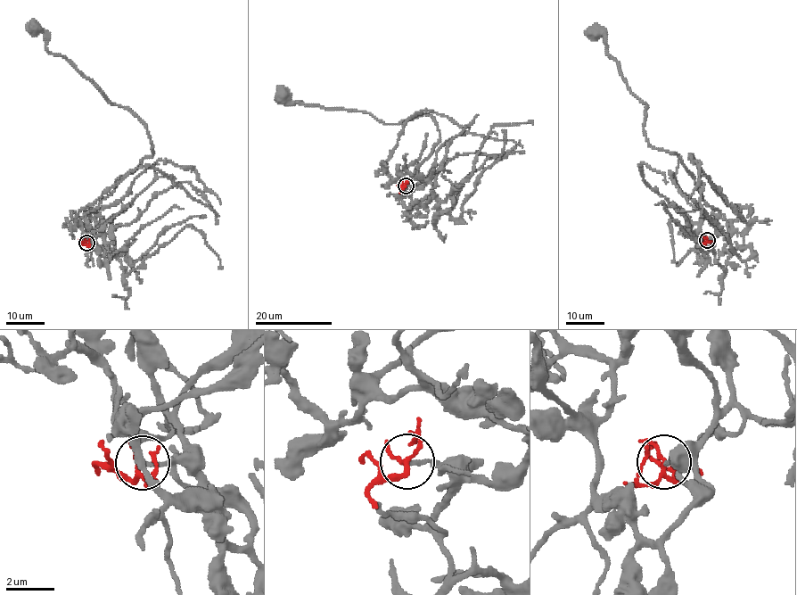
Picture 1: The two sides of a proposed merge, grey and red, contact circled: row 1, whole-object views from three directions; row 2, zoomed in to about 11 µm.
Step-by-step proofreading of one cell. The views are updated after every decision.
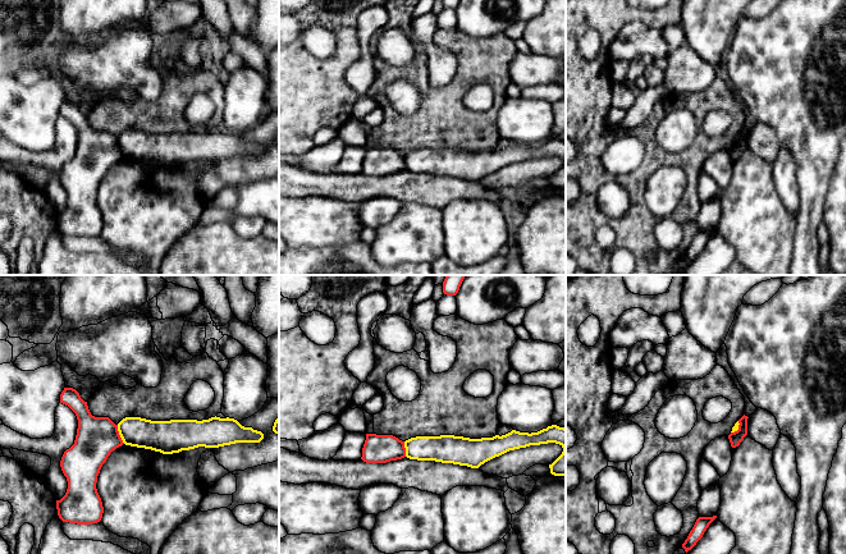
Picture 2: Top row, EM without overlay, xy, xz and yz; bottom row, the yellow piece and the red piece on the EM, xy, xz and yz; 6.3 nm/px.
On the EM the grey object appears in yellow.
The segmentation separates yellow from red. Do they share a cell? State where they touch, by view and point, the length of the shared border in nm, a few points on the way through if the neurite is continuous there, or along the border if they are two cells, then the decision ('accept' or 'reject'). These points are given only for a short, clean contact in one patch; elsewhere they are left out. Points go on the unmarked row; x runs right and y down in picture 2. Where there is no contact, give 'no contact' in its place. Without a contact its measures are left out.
meets yellow in xy at (119, 147); contact 130 nm long; border along xy (117, 138), (118, 147), (124, 156); reject

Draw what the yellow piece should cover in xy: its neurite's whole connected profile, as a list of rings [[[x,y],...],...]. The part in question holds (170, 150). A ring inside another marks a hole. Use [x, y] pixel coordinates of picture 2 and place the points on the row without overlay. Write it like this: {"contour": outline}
{"contour": [[[125,131],[118,137],[125,159],[151,162],[163,168],[179,166],[198,160],[219,161],[235,156],[260,156],[261,145],[242,139],[234,132],[151,134]]]}

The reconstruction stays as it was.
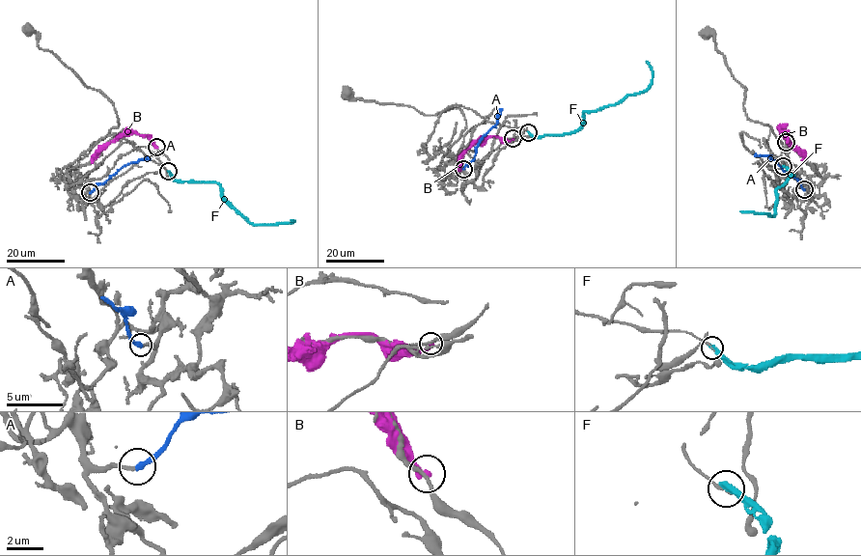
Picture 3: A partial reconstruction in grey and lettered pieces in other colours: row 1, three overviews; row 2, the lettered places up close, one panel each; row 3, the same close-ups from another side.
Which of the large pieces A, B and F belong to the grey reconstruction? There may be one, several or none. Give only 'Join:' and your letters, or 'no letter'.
Join: A

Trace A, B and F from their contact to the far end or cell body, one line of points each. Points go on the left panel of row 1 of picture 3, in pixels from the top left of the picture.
A: (90, 192), (123, 166), (139, 159), (150, 159)
B: (156, 147), (146, 135), (126, 132), (98, 152), (91, 163)
F: (168, 171), (182, 181), (215, 181), (223, 198), (250, 222), (294, 222), (291, 219)

